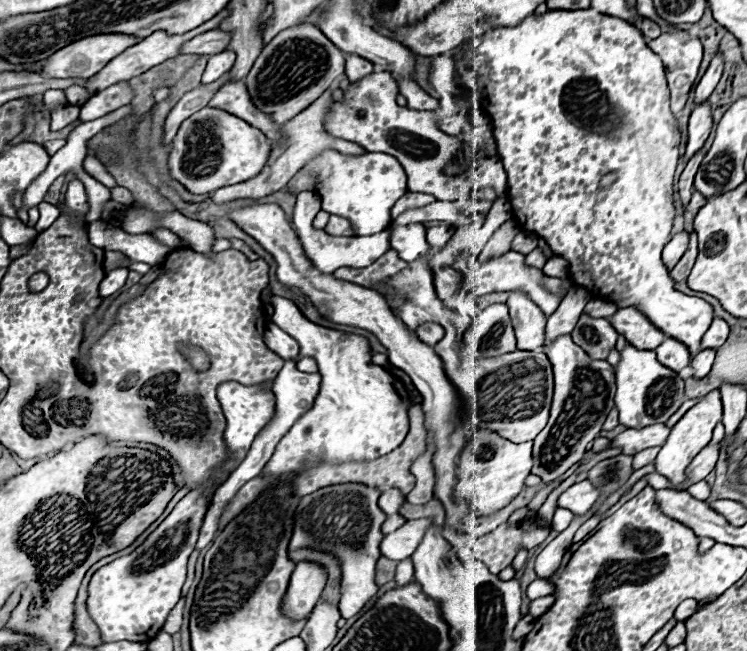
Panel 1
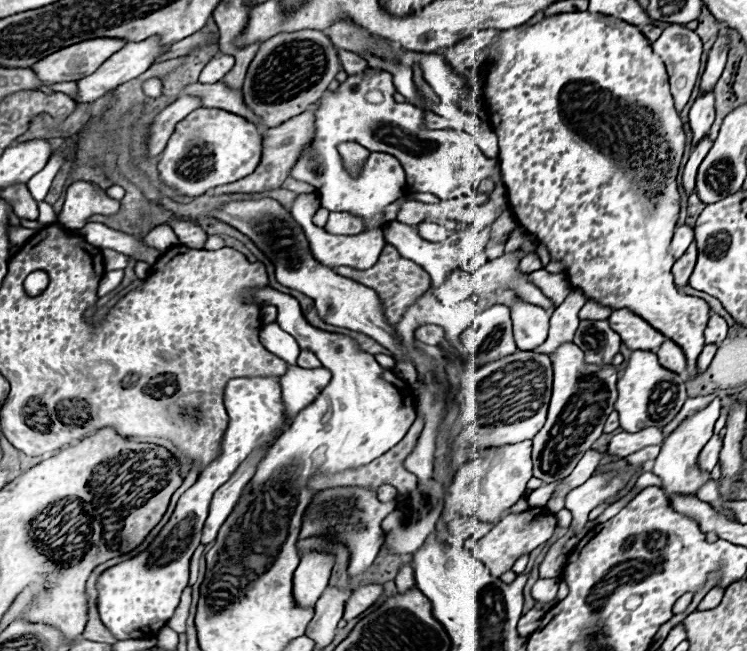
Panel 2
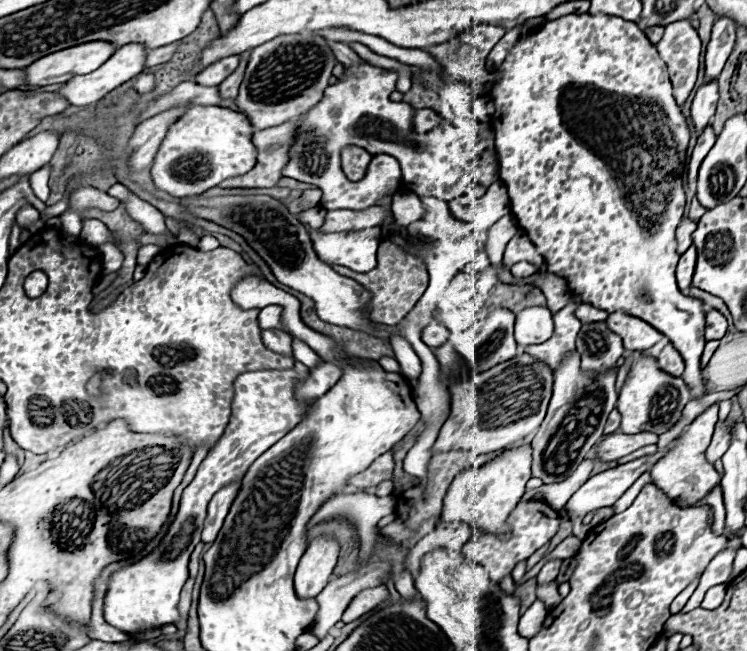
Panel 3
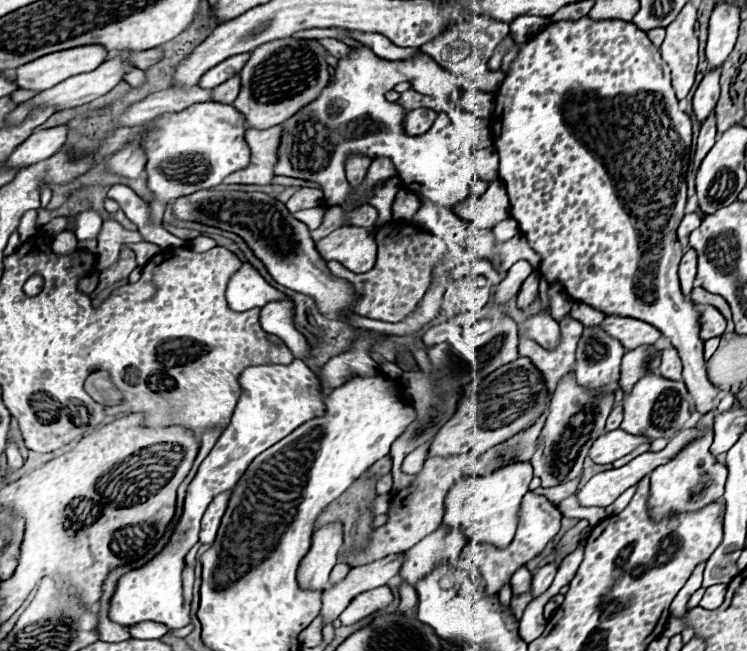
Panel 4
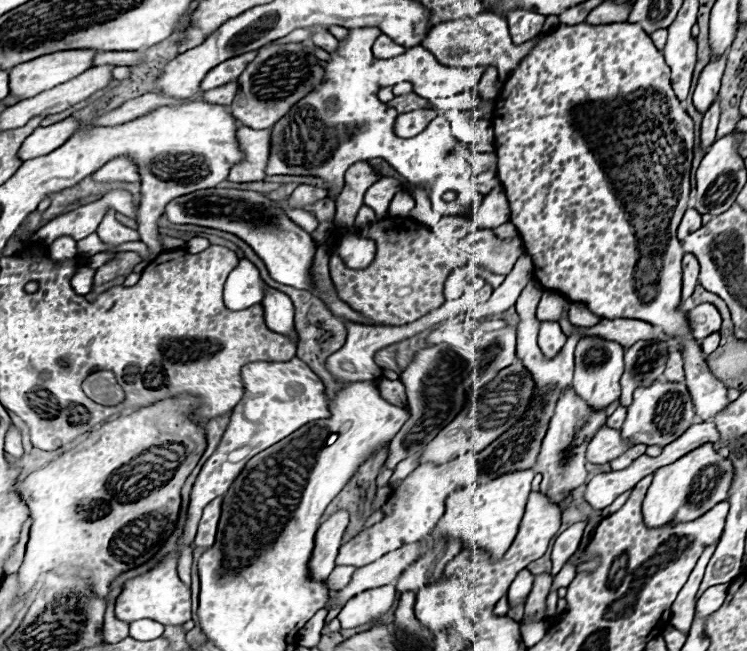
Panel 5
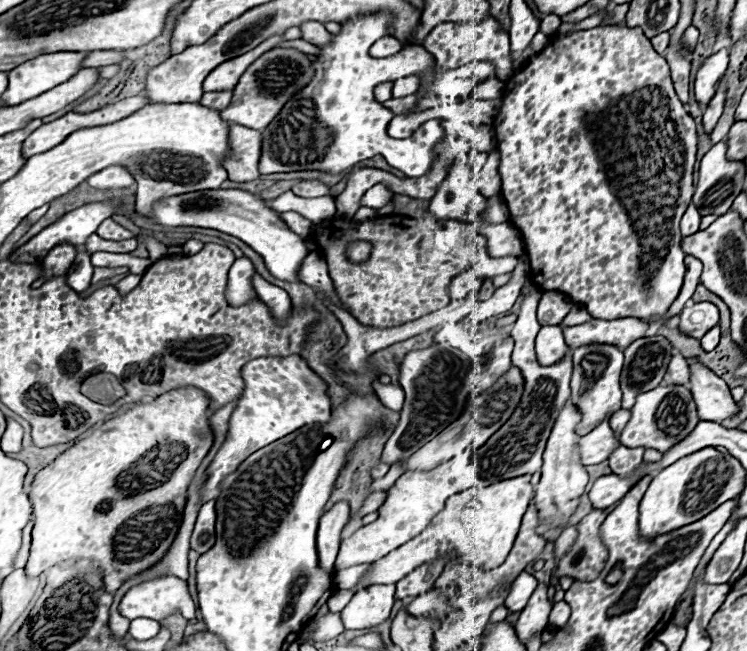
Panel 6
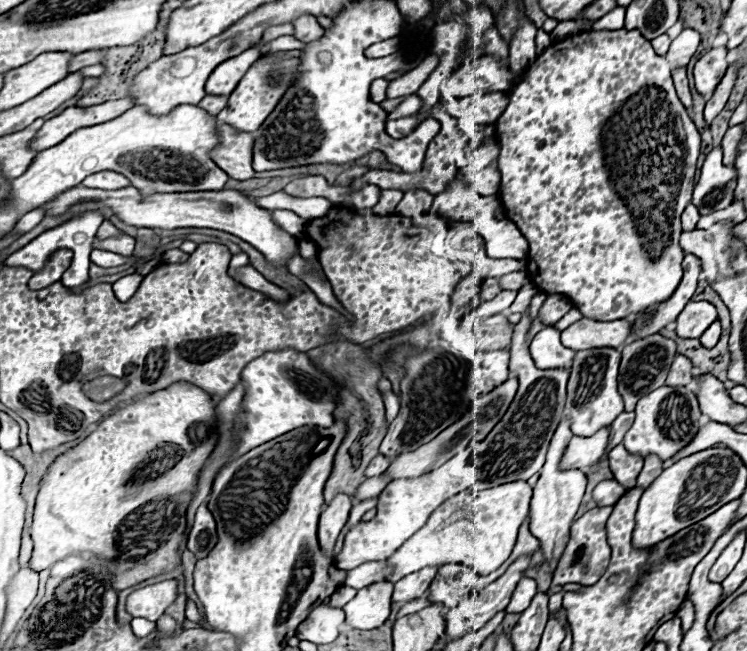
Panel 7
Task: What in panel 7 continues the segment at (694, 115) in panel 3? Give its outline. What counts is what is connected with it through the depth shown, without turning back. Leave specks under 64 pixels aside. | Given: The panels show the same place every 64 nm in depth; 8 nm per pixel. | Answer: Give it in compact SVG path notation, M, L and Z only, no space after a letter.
M712 48L708 54L704 54L696 62L694 82L696 82L696 90L700 94L710 94L716 90L716 84L720 84L724 72L728 68L726 54L728 54L726 48Z

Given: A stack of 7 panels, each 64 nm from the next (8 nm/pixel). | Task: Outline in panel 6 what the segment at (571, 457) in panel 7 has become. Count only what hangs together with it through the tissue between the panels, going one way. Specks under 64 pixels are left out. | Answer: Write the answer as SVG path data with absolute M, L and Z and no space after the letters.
M608 419L604 420L600 426L596 426L590 434L586 434L580 440L580 458L584 466L590 464L600 464L608 460L608 456L620 446L616 434L608 426Z

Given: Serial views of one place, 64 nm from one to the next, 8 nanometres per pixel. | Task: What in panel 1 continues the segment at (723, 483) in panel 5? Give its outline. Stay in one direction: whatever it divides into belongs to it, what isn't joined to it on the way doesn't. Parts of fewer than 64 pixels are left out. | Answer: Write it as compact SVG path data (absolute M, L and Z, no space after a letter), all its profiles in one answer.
M712 390L708 392L704 398L700 398L700 402L696 406L692 406L680 420L678 424L672 428L666 444L662 446L658 458L656 458L656 472L666 476L674 486L682 484L686 480L684 470L686 466L692 462L692 458L704 448L708 446L708 442L712 440L712 430L714 426L722 420L722 402L720 402L720 392Z

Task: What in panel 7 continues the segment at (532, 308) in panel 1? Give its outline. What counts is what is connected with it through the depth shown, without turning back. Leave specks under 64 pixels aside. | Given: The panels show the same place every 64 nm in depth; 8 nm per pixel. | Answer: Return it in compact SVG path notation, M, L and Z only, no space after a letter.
M544 326L530 344L532 358L538 368L570 368L574 350L560 344L560 330Z

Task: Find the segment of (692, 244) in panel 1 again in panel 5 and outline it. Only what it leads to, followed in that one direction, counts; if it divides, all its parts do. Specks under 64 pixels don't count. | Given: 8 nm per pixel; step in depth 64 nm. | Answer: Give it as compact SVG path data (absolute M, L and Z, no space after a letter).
M684 254L684 260L682 260L682 300L692 296L694 288L696 288L698 272L700 272L700 266L698 266L696 256Z

